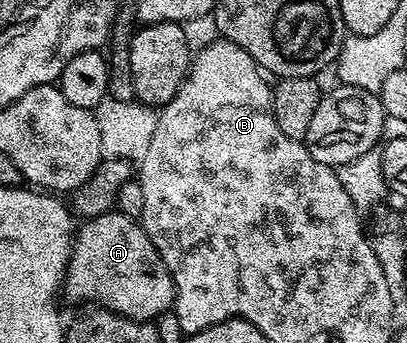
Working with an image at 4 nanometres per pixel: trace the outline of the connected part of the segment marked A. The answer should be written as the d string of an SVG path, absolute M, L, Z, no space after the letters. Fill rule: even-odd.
M115 210L102 214L101 216L95 216L92 220L84 220L79 225L78 231L75 233L72 242L72 253L68 259L68 268L64 272L64 282L62 285L63 299L68 299L72 304L88 304L84 306L99 306L102 308L109 308L112 312L117 312L120 316L125 316L131 320L143 320L145 322L155 321L156 317L160 316L164 312L169 311L176 303L176 287L172 281L172 275L170 270L166 266L166 262L162 262L162 258L158 254L158 250L154 246L154 242L150 242L150 238L144 232L144 225L137 222L131 216L123 216L122 213Z

